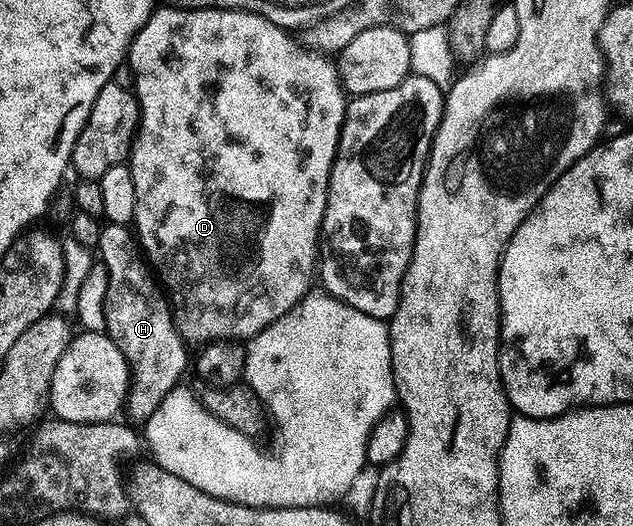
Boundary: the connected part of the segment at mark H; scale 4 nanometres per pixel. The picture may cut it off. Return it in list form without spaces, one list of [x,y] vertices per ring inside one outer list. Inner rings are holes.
[[[104,225],[99,232],[97,254],[109,272],[109,292],[105,292],[105,333],[111,337],[113,344],[120,349],[124,360],[127,361],[129,381],[125,386],[125,418],[127,414],[128,423],[146,424],[149,416],[153,416],[157,404],[161,404],[167,393],[180,385],[182,378],[179,377],[189,370],[189,354],[187,358],[185,350],[187,346],[175,330],[166,293],[149,269],[137,245],[136,235],[127,226]]]

